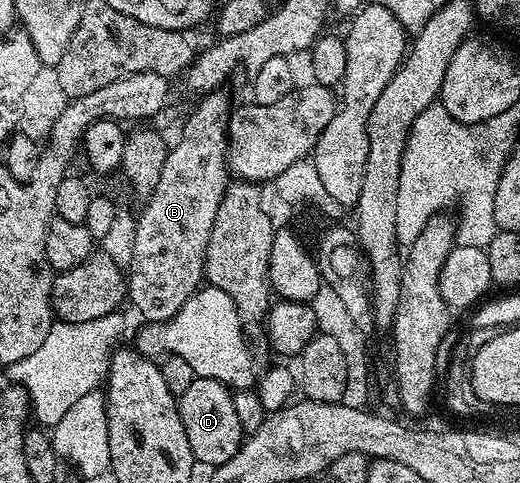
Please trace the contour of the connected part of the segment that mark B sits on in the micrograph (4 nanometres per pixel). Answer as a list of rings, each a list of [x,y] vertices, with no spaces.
[[[223,91],[205,93],[196,100],[199,102],[180,131],[179,142],[170,146],[165,167],[161,167],[161,179],[157,179],[157,187],[153,187],[150,197],[146,198],[144,205],[147,206],[143,214],[138,214],[136,238],[129,251],[131,273],[129,269],[125,277],[125,293],[129,301],[135,304],[136,311],[143,316],[144,322],[165,321],[175,316],[204,280],[203,259],[207,253],[207,243],[219,214],[223,193],[229,184],[228,125],[233,102],[225,94]]]

